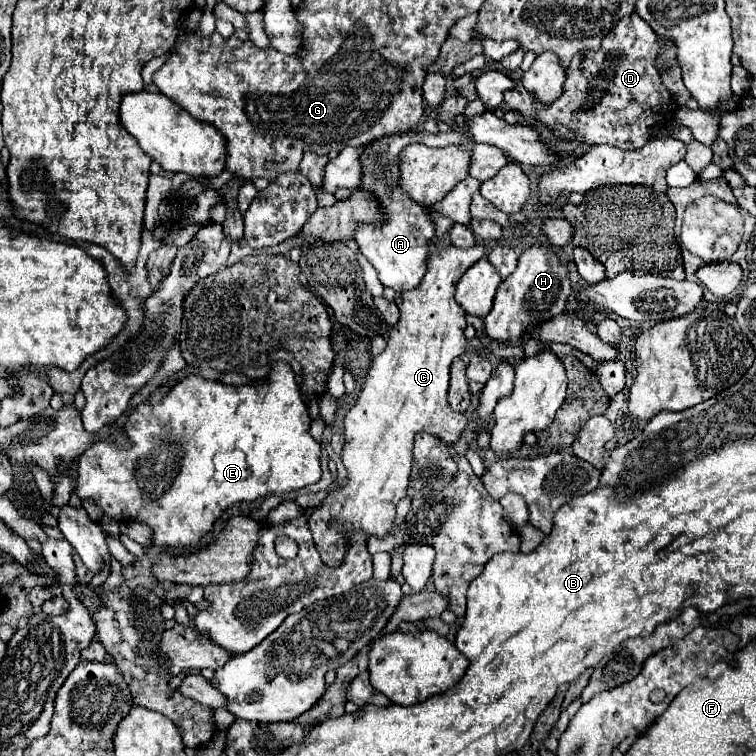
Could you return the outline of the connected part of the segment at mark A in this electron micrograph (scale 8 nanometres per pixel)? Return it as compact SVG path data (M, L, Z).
M461 131L447 133L407 133L407 137L383 137L383 141L375 141L363 151L363 187L371 189L379 203L383 205L387 217L383 227L373 227L367 223L359 223L355 231L355 241L361 247L361 253L369 259L369 263L379 273L383 287L391 287L397 293L415 289L421 277L427 273L427 259L435 241L435 227L423 207L415 205L401 189L399 189L399 169L397 157L401 149L409 143L425 143L425 145L463 145L465 135Z

